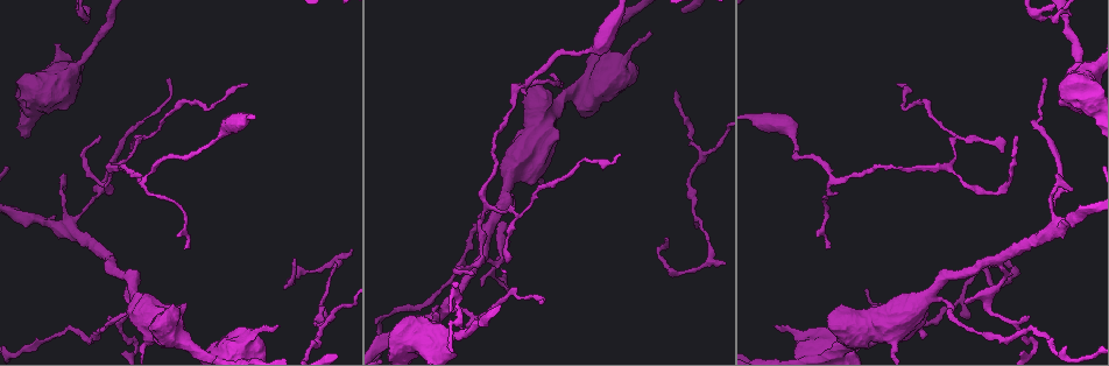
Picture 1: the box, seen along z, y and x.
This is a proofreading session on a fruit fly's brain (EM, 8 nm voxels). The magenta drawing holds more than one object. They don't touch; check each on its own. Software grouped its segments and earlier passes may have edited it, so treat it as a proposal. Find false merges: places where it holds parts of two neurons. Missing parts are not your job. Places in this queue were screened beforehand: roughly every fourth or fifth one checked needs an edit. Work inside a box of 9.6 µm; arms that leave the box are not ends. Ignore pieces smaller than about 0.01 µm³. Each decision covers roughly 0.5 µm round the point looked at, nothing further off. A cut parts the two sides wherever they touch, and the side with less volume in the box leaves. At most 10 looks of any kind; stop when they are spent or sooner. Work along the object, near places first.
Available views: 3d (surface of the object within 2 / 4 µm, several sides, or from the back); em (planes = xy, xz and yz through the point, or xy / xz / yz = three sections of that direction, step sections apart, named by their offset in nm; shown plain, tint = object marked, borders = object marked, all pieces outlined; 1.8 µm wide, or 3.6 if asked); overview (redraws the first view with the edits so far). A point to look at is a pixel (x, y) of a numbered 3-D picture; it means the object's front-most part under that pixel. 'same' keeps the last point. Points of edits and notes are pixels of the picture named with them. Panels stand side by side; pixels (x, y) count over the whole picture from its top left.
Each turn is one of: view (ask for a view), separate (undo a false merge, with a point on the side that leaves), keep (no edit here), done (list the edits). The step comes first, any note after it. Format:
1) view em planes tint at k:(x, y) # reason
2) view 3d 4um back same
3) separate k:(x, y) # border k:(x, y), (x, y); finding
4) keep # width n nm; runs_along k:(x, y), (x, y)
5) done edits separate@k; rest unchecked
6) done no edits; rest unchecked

view em 3.6um planes tint at 1:(446, 338) # calibre changes

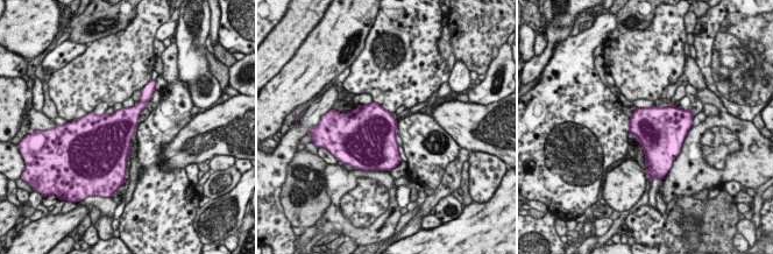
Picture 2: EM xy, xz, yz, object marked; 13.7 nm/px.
keep # one neuron here

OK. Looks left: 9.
view 3d 2um at 1:(1033, 344)

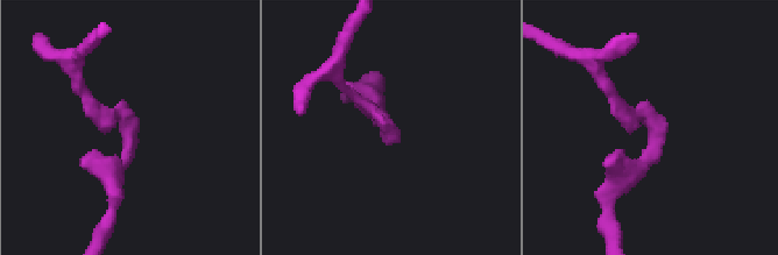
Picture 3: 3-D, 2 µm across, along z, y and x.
view em planes tint at 3:(658, 127) # now the EM

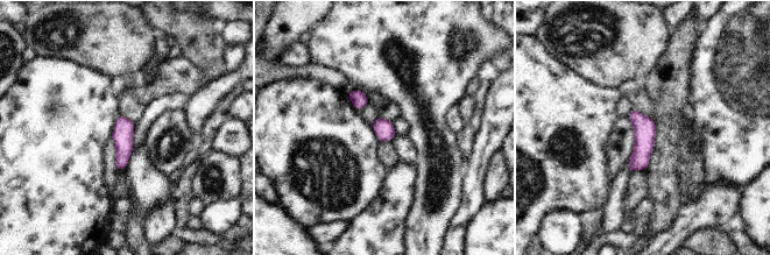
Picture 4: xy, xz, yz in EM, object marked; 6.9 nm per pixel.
keep # all the same neuron

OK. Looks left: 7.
view em xy step 4 tint at 1:(942, 298) # abrupt turn

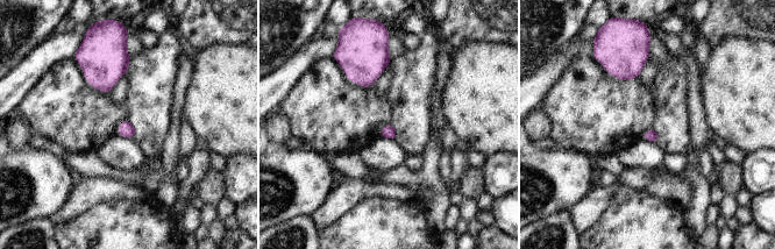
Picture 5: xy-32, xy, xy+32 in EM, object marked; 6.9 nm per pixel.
view em planes borders same

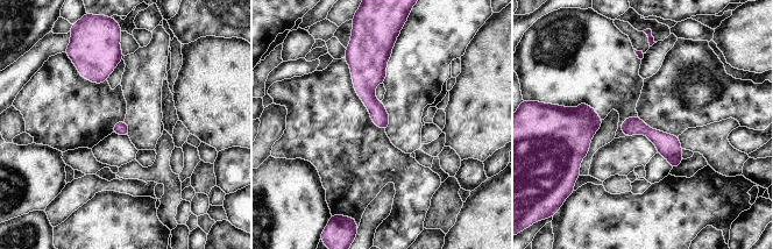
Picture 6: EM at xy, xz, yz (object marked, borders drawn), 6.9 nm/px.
keep # runs_along 6:(625, 125), (651, 133), (675, 163); one neuron here

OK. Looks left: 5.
view 3d 4um at 1:(658, 251) # abrupt turn

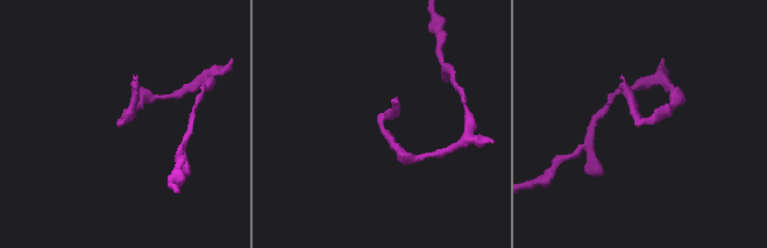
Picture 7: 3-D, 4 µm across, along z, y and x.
view em 3.6um planes tint at 7:(646, 120)

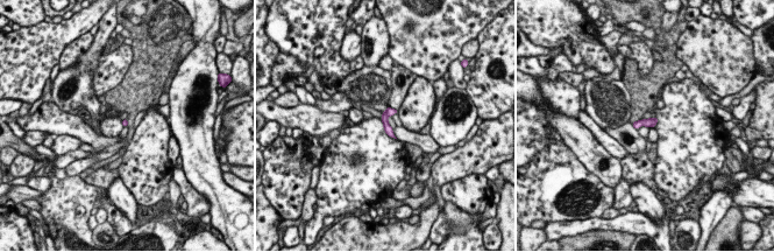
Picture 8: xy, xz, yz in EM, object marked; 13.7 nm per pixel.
keep # runs_along 8:(388, 110), (385, 125), (391, 134); all the same neuron

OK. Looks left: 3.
done no edits; rest unchecked

